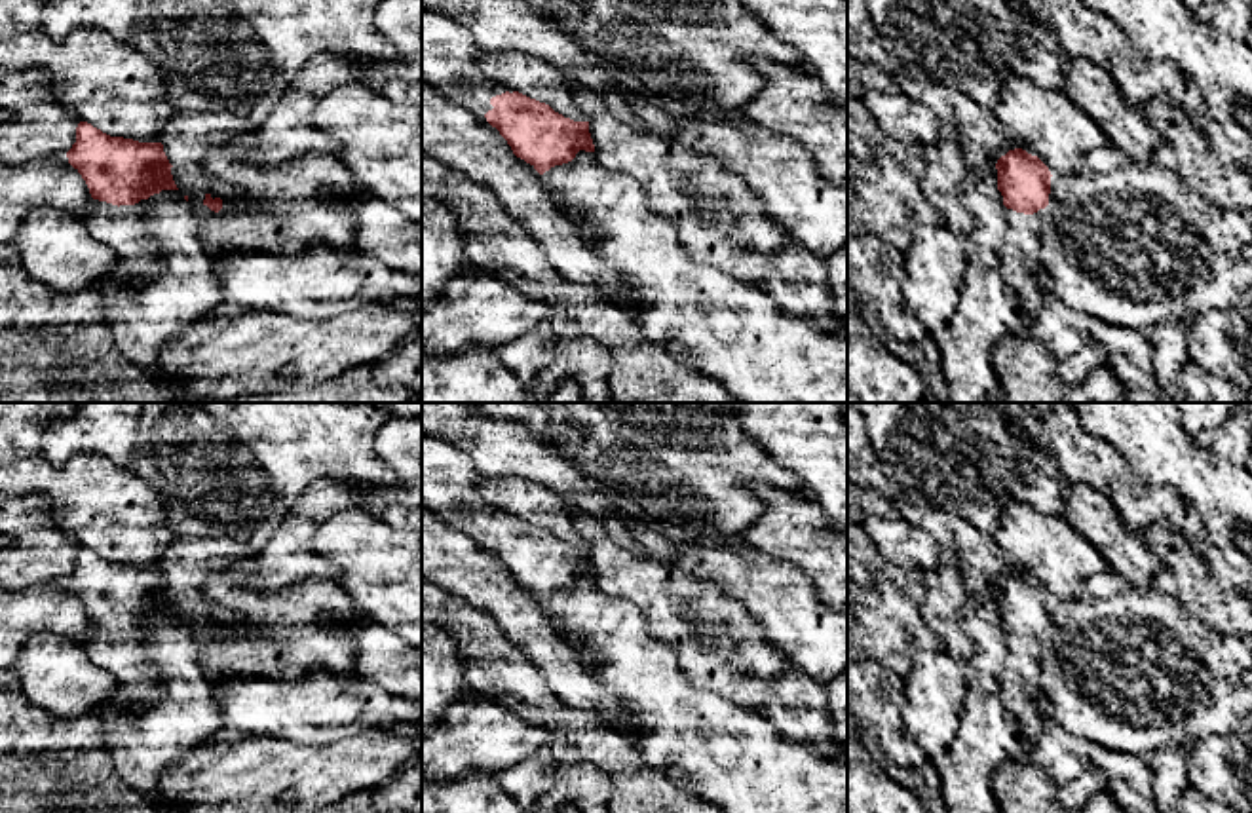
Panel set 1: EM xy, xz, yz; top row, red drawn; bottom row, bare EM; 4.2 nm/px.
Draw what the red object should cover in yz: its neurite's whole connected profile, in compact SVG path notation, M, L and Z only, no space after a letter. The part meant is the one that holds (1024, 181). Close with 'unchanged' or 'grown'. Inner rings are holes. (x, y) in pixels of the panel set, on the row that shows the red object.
M1022 148L1009 150L996 163L997 169L997 190L1003 196L1005 218L1007 218L1007 236L1001 249L1001 275L1007 287L1015 293L1020 312L1032 315L1041 306L1039 285L1034 279L1041 270L1041 226L1043 226L1043 209L1049 205L1051 194L1051 171L1037 158L1028 154Z; grown

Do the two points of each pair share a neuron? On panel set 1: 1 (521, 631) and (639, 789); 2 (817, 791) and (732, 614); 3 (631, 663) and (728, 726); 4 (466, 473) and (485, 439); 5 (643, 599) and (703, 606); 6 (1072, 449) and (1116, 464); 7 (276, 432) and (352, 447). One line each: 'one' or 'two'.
1: two
2: two
3: one
4: two
5: one
6: one
7: one

